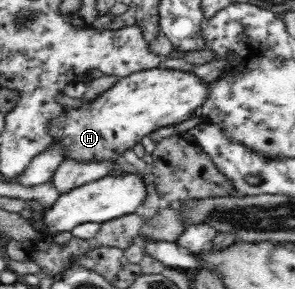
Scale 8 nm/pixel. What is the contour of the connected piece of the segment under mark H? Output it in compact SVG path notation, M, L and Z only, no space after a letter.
M160 67L140 71L128 77L120 78L111 88L97 95L82 107L66 108L60 115L48 121L48 136L52 138L49 147L59 147L63 151L64 161L78 164L95 162L114 164L124 160L126 151L134 149L143 139L161 128L174 126L191 119L191 114L202 107L207 96L207 84L199 80L190 71L166 70Z

